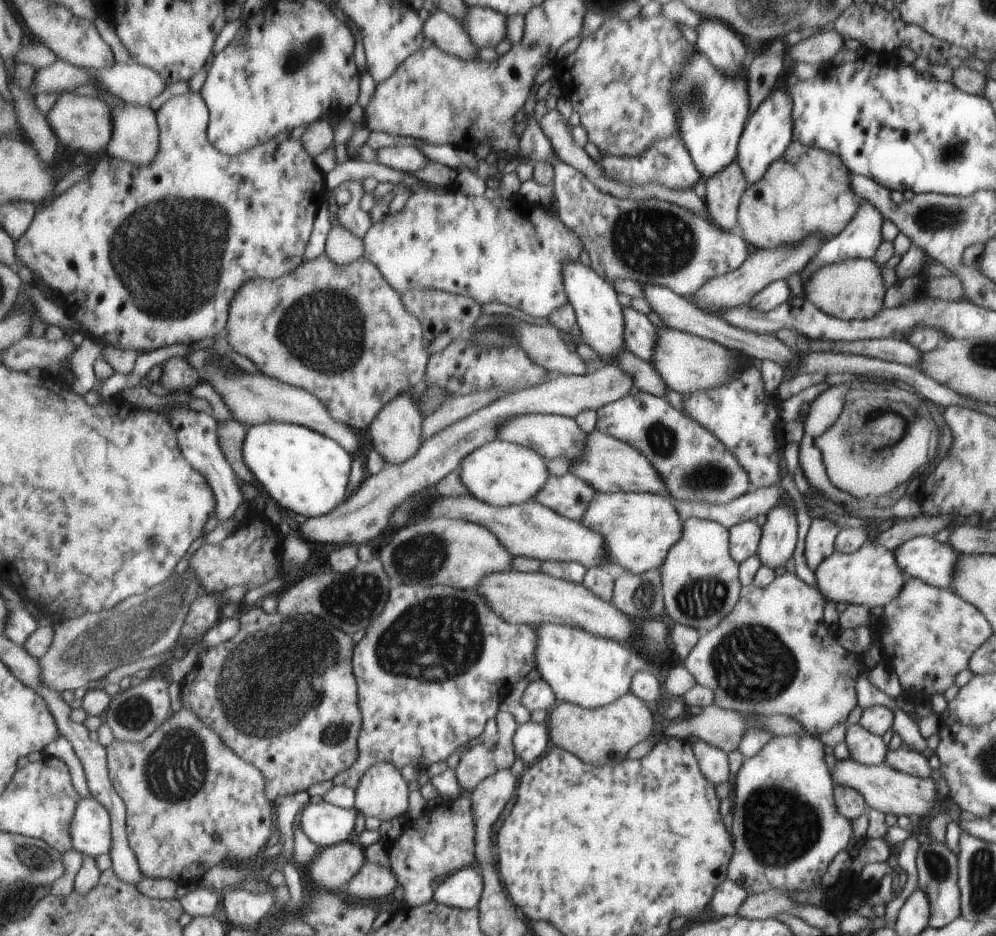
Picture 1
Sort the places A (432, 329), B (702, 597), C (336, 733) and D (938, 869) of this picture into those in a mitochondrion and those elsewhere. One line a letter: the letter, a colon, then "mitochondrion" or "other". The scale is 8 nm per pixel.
A: other
B: mitochondrion
C: mitochondrion
D: mitochondrion

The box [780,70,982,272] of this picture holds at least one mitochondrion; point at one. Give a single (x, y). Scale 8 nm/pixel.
(942, 218)

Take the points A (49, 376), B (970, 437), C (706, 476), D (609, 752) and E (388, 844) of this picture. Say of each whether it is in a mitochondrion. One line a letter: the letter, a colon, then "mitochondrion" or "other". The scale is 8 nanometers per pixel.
A: other
B: other
C: mitochondrion
D: mitochondrion
E: other

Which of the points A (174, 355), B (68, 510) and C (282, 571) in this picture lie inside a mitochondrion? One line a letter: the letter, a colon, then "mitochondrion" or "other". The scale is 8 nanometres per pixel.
A: other
B: other
C: other

